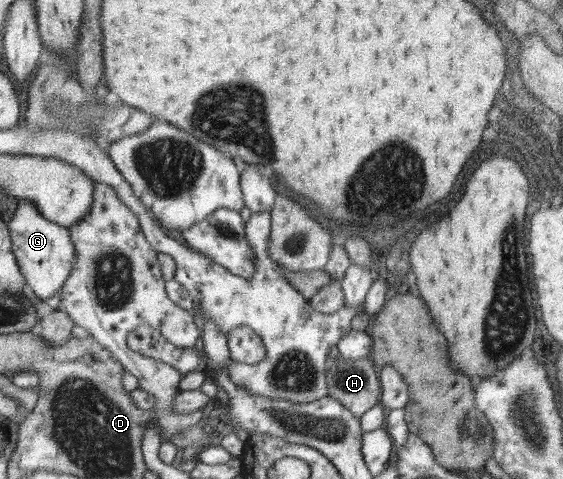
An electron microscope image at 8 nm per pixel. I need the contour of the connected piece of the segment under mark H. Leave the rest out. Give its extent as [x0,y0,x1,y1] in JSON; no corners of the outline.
[327,354,381,418]

